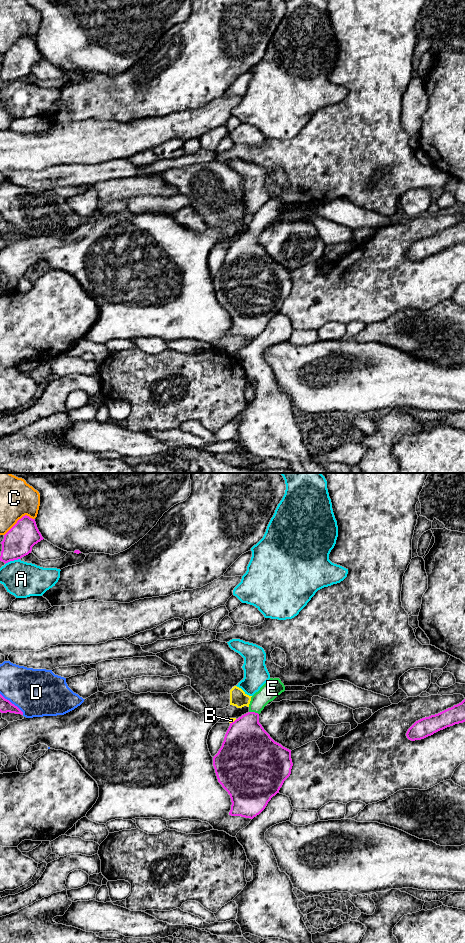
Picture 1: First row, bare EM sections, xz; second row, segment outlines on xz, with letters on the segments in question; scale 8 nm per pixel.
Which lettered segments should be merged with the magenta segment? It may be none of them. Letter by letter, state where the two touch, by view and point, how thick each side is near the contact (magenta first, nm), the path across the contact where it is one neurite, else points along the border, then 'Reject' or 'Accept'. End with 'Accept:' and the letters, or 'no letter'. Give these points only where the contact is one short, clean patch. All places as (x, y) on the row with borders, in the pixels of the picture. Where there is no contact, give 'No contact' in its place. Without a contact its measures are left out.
A: Touches magenta at xz (12, 560). Thickness 240 nm (magenta) against 280 nm. Reject
B: Touches magenta at xz (234, 721). Thickness 420 nm (magenta) against 40 nm. Boundary: xz (236, 719), (230, 723). Reject
C: Touches magenta at xz (18, 520). Thickness 240 nm (magenta) against 280 nm. Reject
D: Touches magenta at xz (11, 703). Thickness 100 nm (magenta) against 380 nm. Reject
E: Touches magenta at xz (254, 712). Thickness 360 nm (magenta) against 150 nm. Path across: xz (246, 742), (246, 729), (254, 712), (257, 703), (272, 688). Accept
Accept: E

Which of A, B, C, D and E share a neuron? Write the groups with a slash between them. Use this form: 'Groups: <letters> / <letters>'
Groups: A / B / C / D / E

